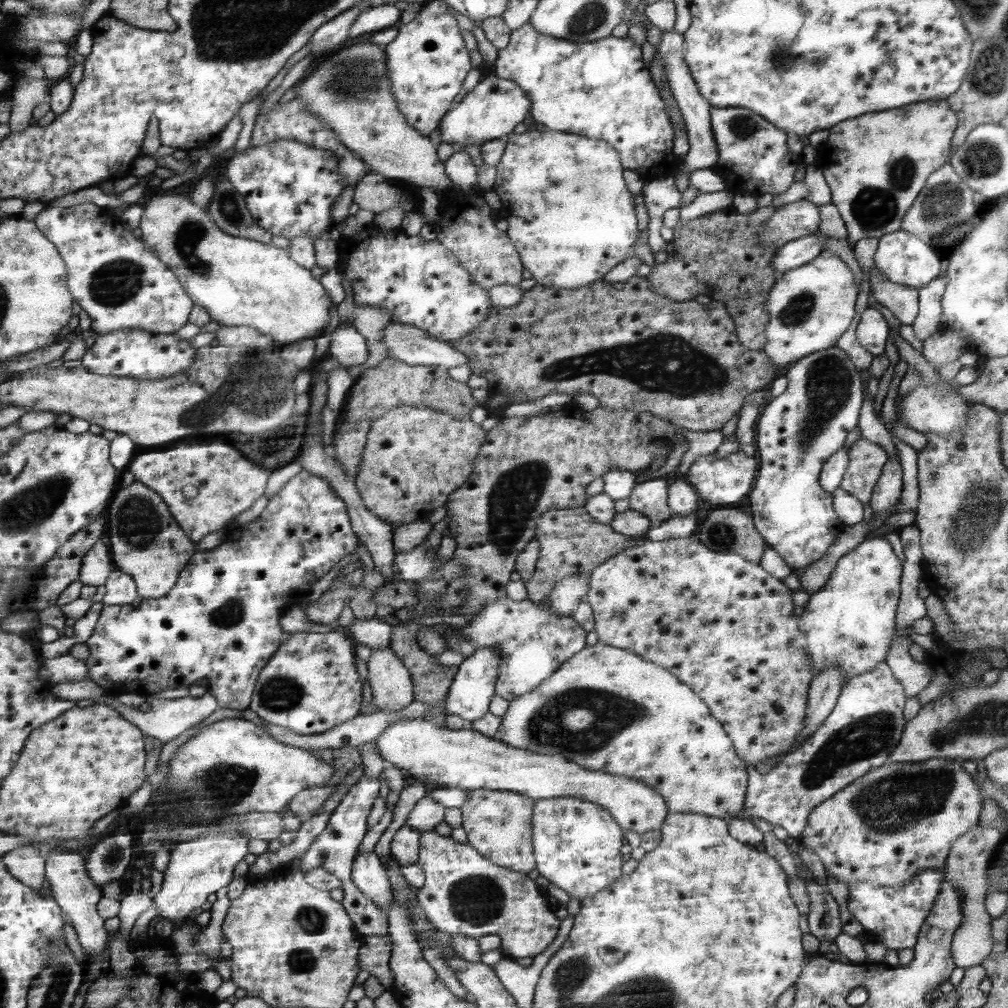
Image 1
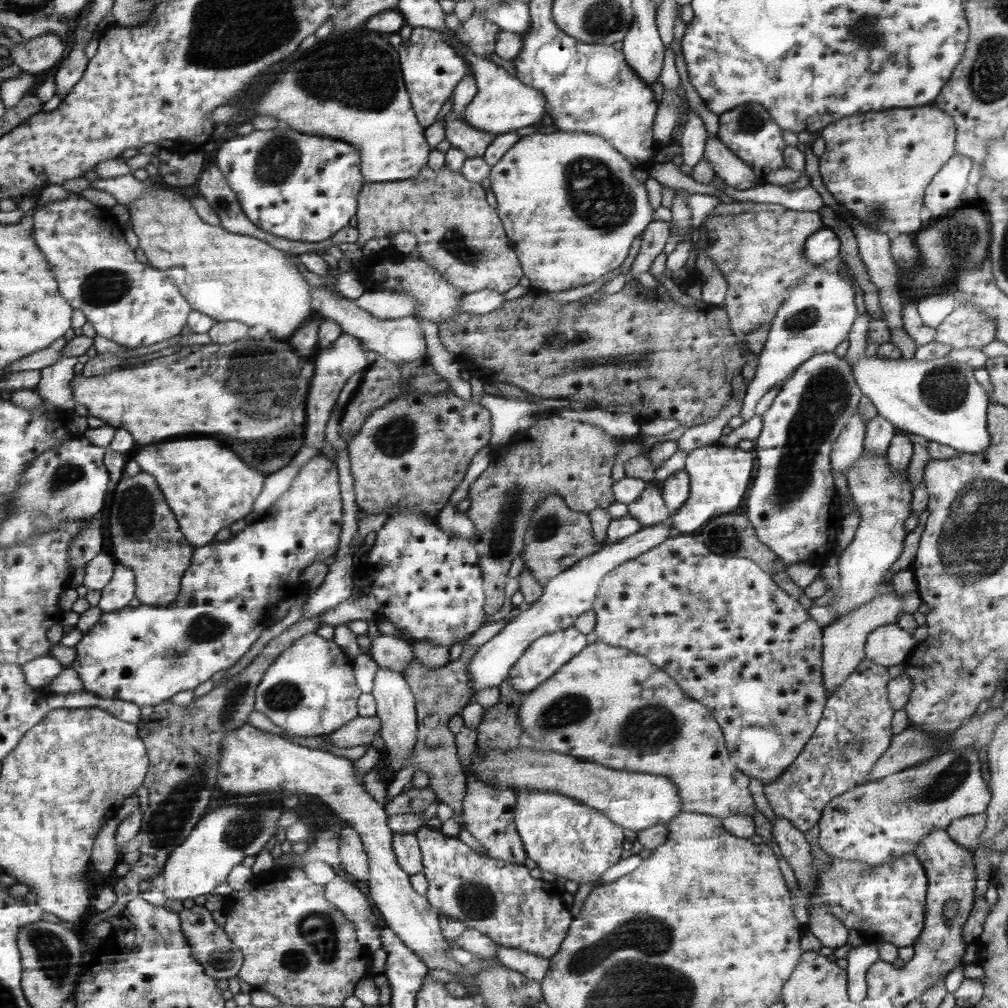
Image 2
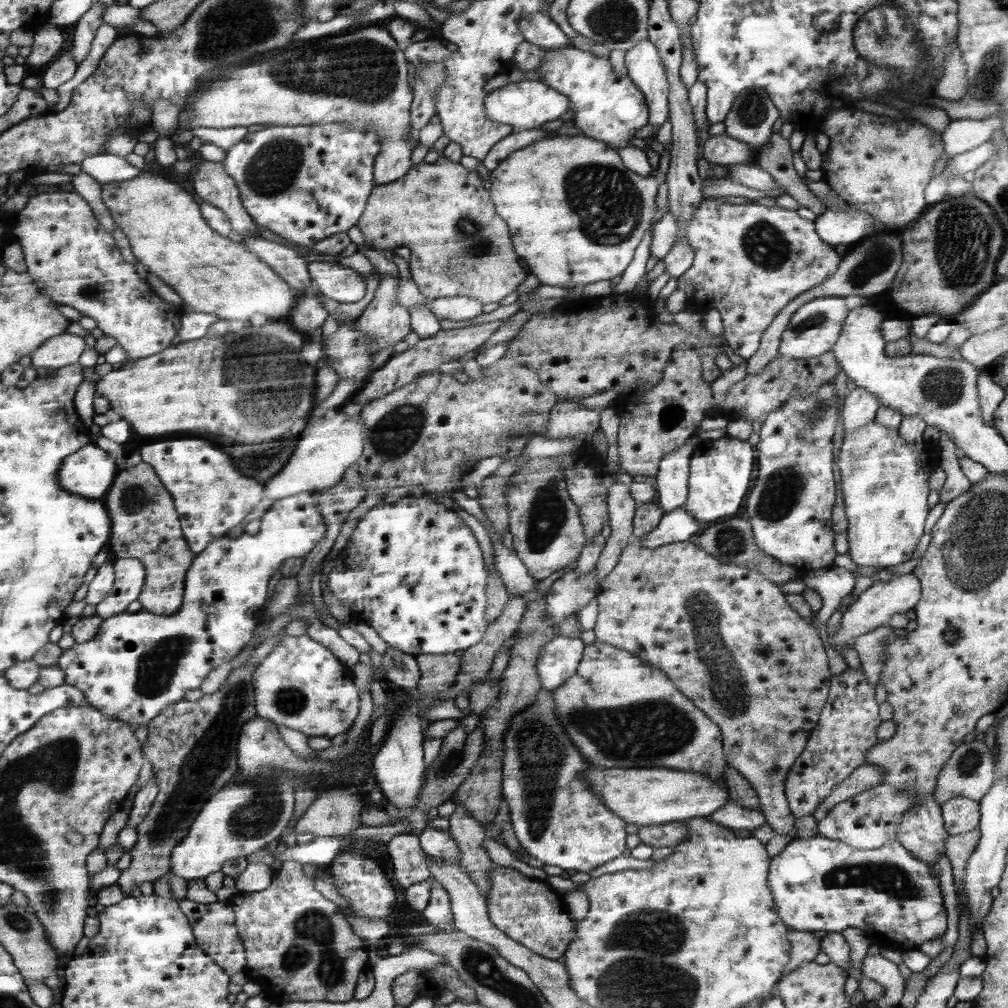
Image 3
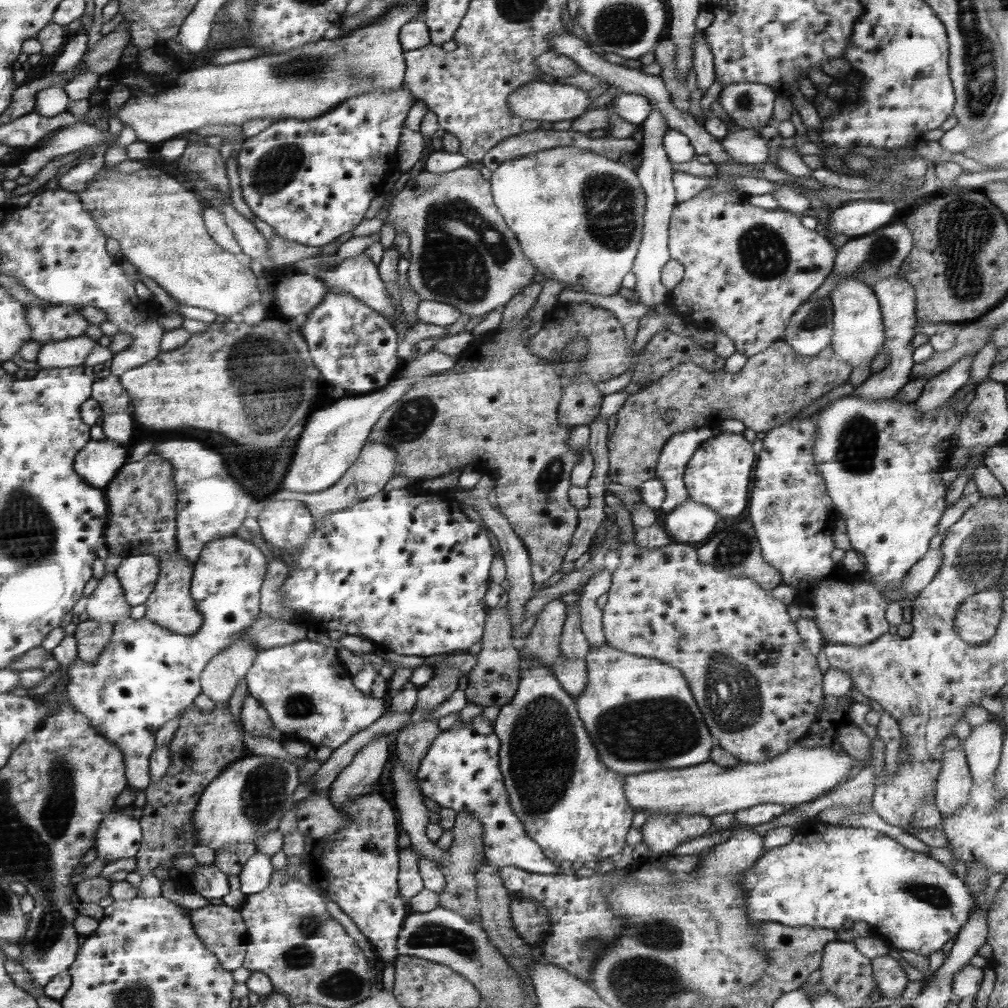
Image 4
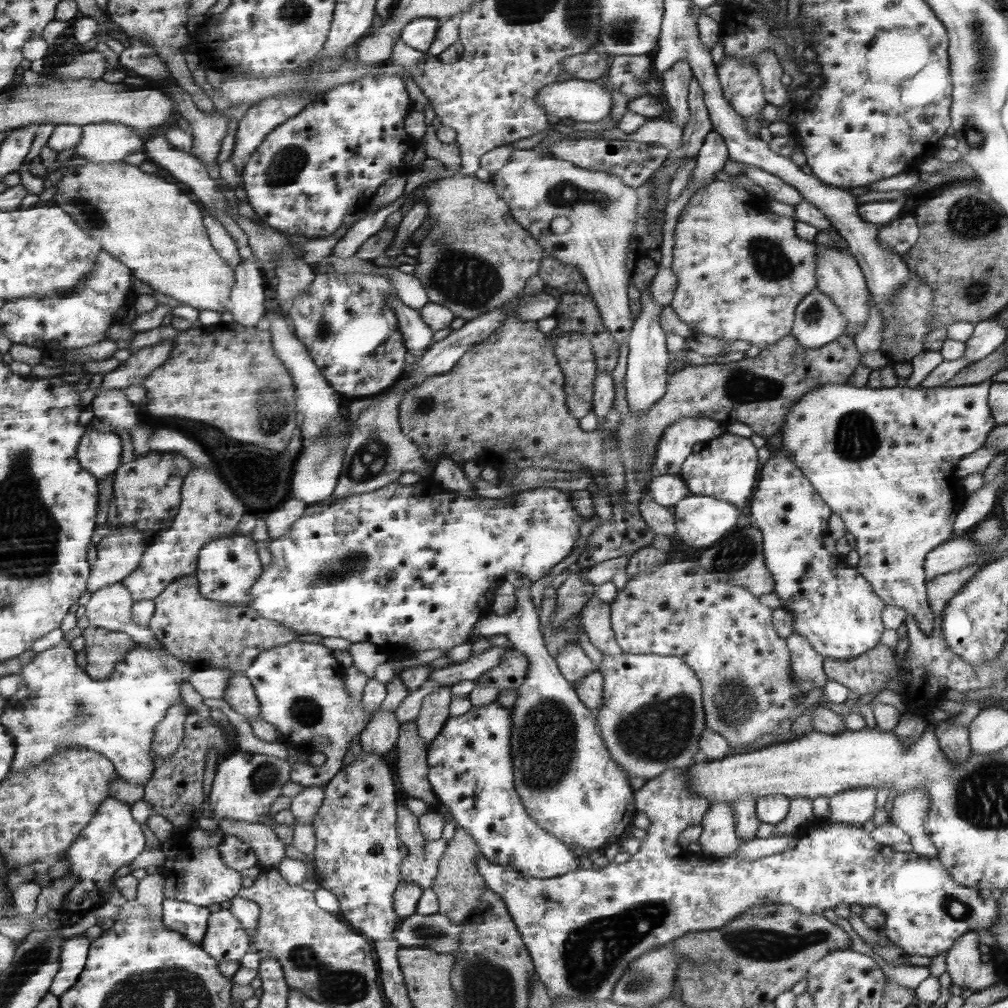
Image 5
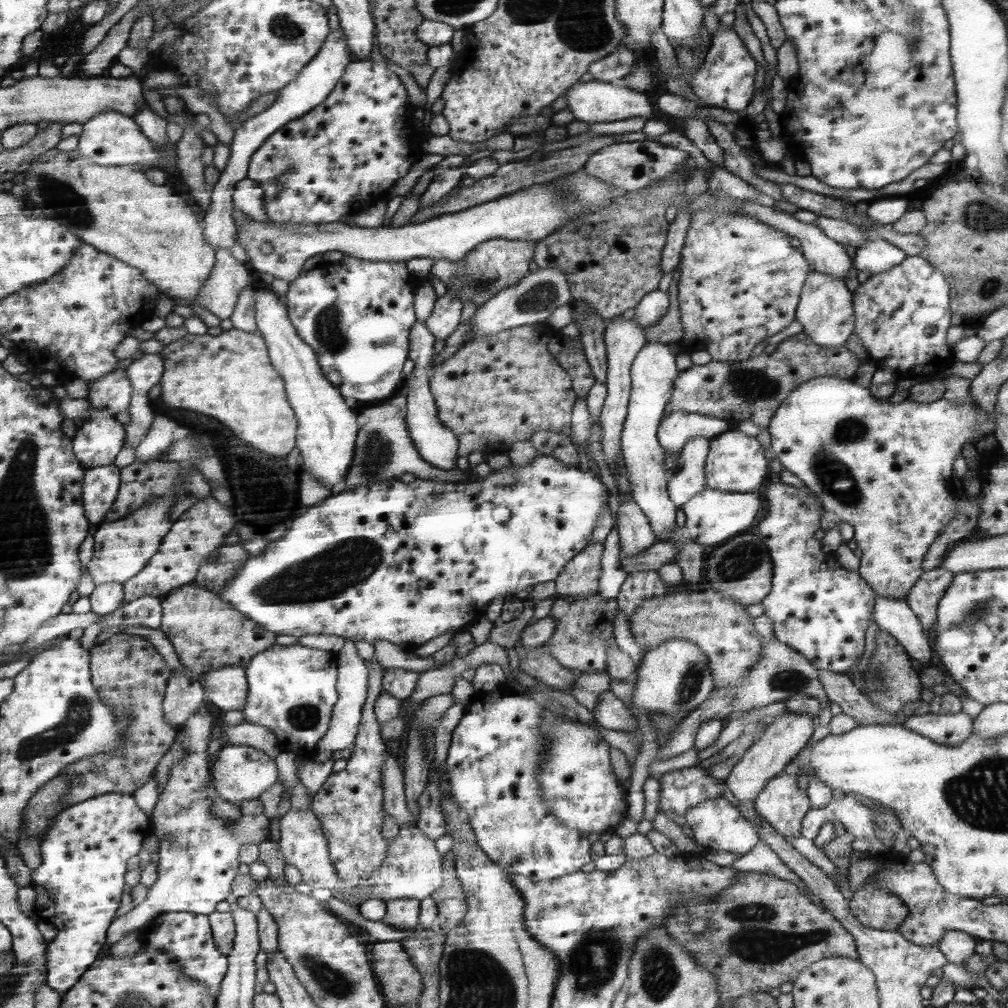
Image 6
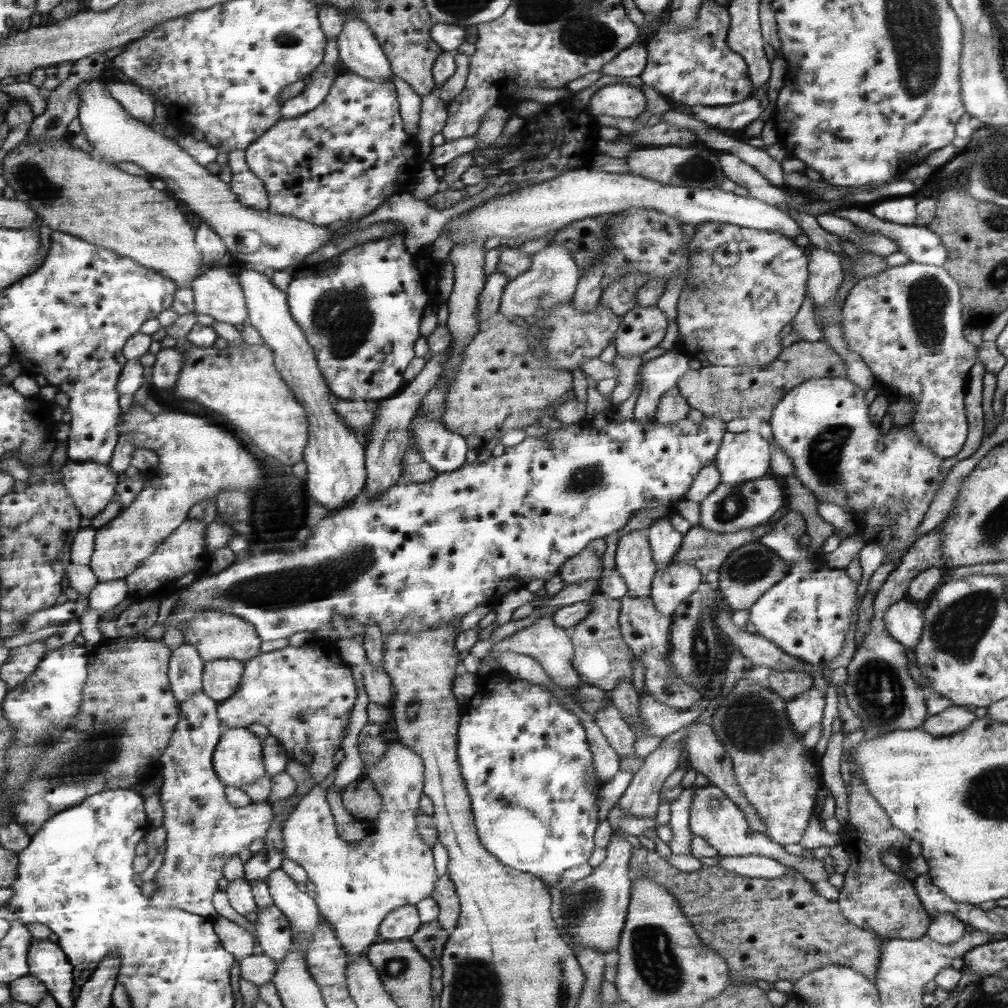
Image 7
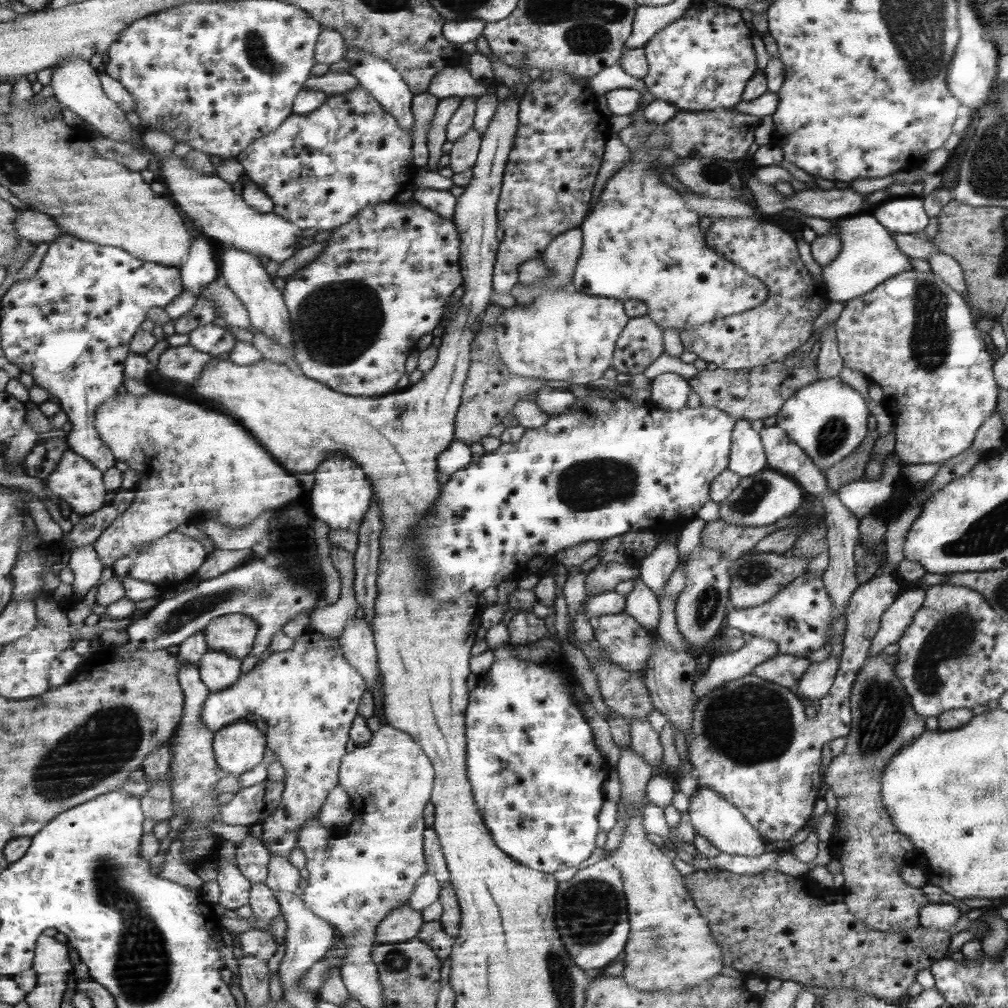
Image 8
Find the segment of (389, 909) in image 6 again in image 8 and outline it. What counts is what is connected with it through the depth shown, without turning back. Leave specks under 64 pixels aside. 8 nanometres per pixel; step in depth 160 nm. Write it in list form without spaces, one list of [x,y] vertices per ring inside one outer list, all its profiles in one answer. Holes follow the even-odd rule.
[[[399,905],[376,926],[375,945],[407,942],[415,938],[423,923],[420,912]]]

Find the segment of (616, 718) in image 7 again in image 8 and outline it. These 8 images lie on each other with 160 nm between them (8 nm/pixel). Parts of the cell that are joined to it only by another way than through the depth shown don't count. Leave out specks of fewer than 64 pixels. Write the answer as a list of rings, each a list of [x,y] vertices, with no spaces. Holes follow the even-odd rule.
[[[630,746],[619,748],[619,758],[616,764],[619,780],[621,781],[621,792],[619,804],[626,808],[626,822],[621,833],[621,842],[614,848],[610,861],[615,868],[619,869],[623,894],[626,898],[626,913],[628,916],[628,937],[623,949],[623,970],[621,977],[633,988],[641,992],[679,990],[681,988],[691,988],[712,979],[714,976],[723,974],[721,972],[721,952],[720,945],[713,942],[713,937],[709,938],[709,931],[705,928],[705,919],[700,915],[699,909],[691,896],[688,895],[687,888],[684,887],[683,876],[673,867],[671,859],[663,855],[657,844],[651,844],[645,840],[645,834],[641,830],[641,812],[633,810],[645,796],[643,788],[647,780],[658,773],[657,768],[649,766]]]

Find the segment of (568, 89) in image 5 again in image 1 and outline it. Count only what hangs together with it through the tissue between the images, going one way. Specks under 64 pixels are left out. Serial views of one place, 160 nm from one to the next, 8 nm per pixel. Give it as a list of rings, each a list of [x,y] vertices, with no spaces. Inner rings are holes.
[[[489,72],[440,120],[439,136],[445,143],[455,143],[456,149],[465,145],[480,146],[512,134],[515,126],[523,122],[531,108],[532,102],[529,102],[528,94],[520,86],[509,80],[501,80],[495,73]]]

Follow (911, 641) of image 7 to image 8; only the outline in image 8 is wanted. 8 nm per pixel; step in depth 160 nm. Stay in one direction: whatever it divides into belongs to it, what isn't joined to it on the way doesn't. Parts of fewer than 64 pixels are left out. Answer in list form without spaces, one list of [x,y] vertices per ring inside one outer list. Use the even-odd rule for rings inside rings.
[[[917,586],[914,590],[902,592],[895,598],[895,602],[887,607],[887,610],[880,616],[879,629],[872,638],[868,657],[873,653],[881,653],[885,646],[900,640],[905,629],[909,627],[913,614],[921,608],[925,589],[925,587]]]

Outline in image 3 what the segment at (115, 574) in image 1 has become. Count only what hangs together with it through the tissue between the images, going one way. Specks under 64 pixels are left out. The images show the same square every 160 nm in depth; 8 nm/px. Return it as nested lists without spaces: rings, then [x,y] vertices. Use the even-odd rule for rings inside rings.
[[[114,559],[116,582],[112,592],[96,607],[96,616],[101,619],[113,618],[127,612],[131,602],[140,600],[142,588],[145,586],[147,571],[138,559]]]

